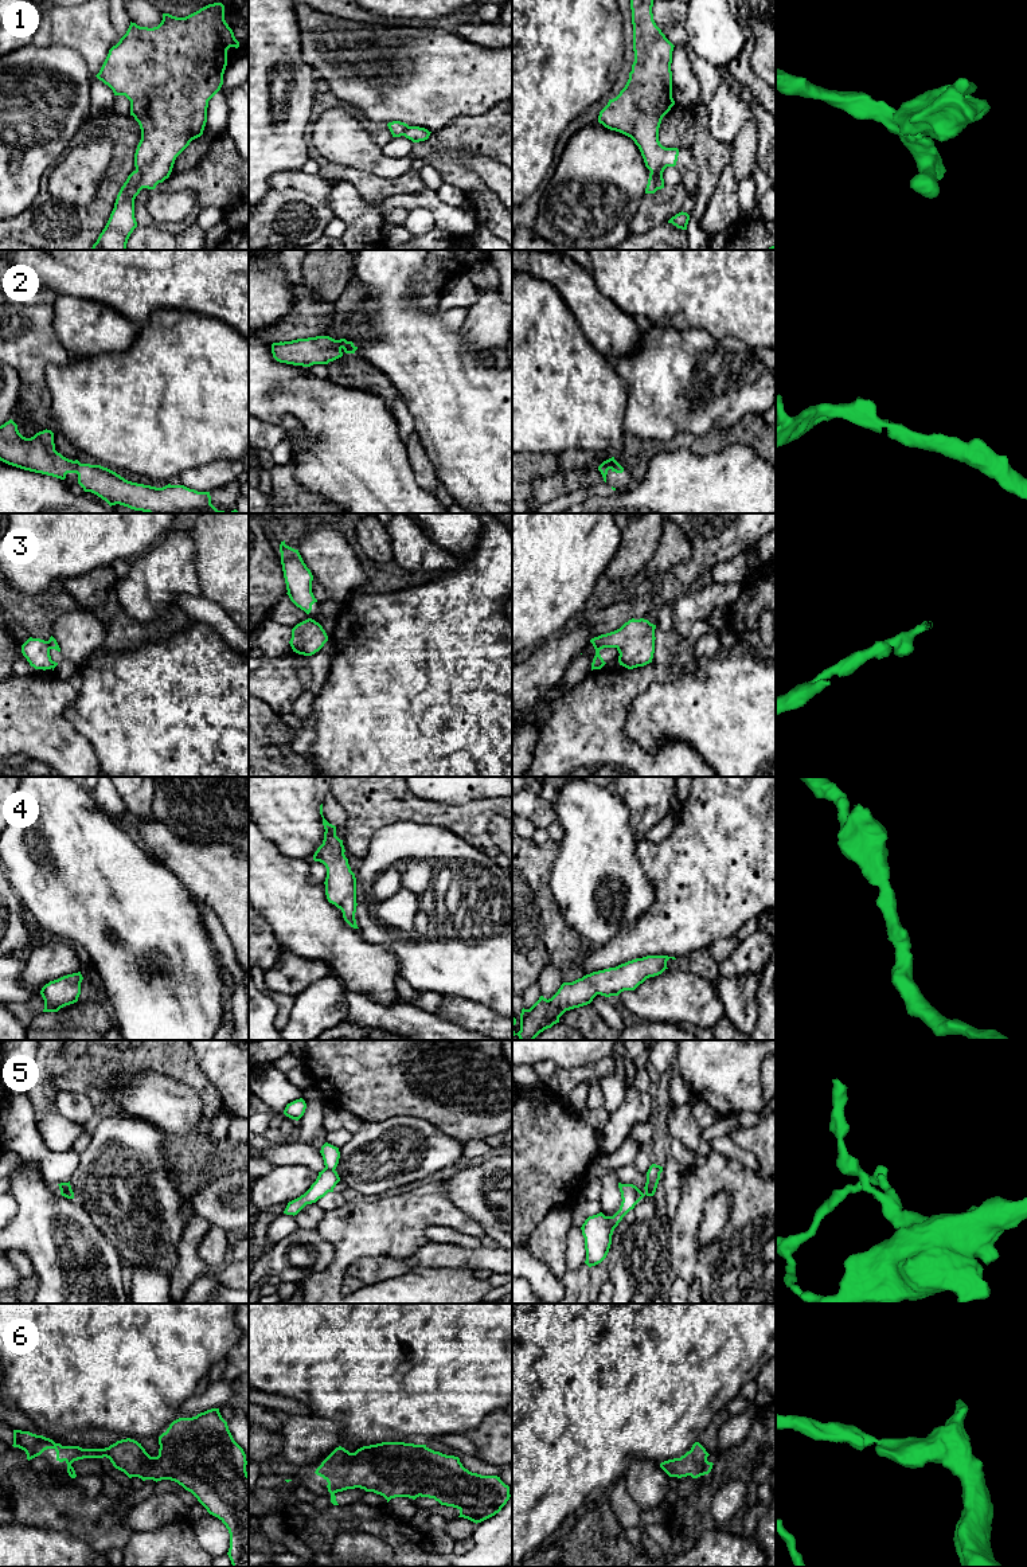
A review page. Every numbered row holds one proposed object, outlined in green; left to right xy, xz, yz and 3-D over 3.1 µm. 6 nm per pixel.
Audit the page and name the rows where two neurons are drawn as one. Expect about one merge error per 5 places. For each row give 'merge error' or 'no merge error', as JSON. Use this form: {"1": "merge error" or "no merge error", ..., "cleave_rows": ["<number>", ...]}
{"1": "no merge error", "2": "no merge error", "3": "merge error", "4": "no merge error", "5": "merge error", "6": "no merge error", "cleave_rows": ["3", "5"]}

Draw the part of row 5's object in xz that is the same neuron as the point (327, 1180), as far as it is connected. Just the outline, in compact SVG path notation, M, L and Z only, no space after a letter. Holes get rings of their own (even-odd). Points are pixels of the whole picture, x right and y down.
M324 1168L321 1172L319 1172L316 1181L304 1195L288 1203L284 1214L293 1216L297 1215L306 1204L316 1203L328 1192L333 1192L333 1188L339 1181L340 1177L336 1171Z

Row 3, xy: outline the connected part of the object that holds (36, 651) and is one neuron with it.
M30 637L22 645L22 653L27 659L31 667L35 669L51 669L52 660L50 656L50 646L48 642L40 638Z

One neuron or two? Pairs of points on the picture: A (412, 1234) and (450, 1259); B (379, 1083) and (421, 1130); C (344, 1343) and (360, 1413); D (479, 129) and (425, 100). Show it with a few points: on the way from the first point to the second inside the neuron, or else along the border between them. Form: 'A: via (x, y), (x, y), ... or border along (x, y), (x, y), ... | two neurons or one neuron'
A: border along (430, 1241), (412, 1255), (399, 1258) | two neurons
B: border along (377, 1121), (416, 1116), (428, 1120), (436, 1128) | two neurons
C: via (360, 1360), (360, 1395) | one neuron
D: border along (488, 110), (455, 117), (432, 132) | two neurons

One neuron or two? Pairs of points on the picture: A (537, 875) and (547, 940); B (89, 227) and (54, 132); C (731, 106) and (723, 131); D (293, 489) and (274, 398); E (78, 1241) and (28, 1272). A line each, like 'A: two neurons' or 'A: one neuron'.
A: one neuron
B: two neurons
C: one neuron
D: two neurons
E: two neurons

